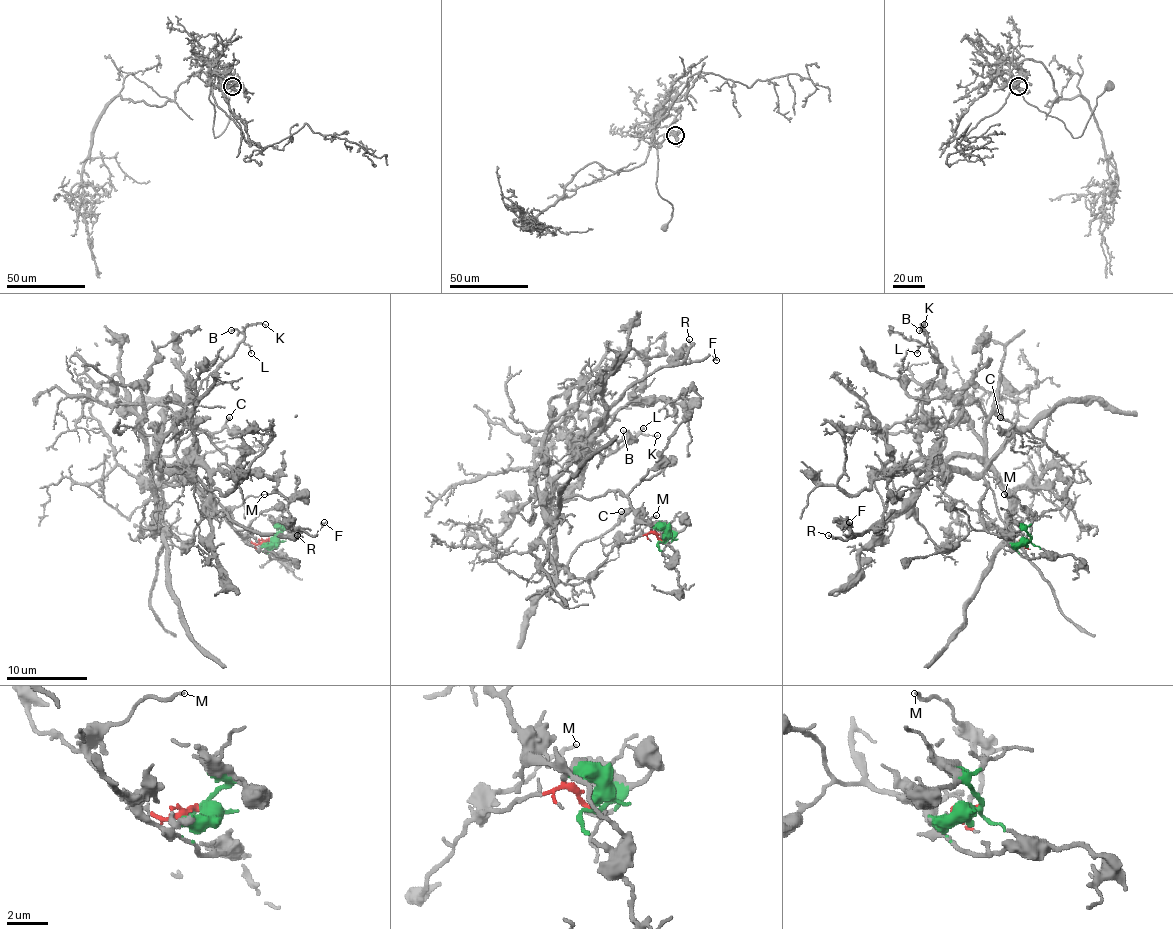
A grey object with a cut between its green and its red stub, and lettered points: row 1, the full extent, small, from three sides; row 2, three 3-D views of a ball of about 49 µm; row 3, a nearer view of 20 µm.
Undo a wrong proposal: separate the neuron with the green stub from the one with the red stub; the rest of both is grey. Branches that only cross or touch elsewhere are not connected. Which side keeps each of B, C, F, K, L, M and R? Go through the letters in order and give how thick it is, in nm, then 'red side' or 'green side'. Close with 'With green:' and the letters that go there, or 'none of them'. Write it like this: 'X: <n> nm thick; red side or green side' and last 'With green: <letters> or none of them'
B: 130 nm thick; red side
C: 200 nm thick; red side
F: 160 nm thick; green side
K: 120 nm thick; red side
L: 130 nm thick; red side
M: 150 nm thick; red side
R: 200 nm thick; green side
With green: F, R

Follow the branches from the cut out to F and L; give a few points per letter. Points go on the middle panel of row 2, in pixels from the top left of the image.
F: (660, 541), (662, 531), (645, 525), (623, 492), (556, 498), (554, 478), (639, 381), (664, 366), (717, 360)
L: (660, 541), (619, 541), (586, 580), (540, 537), (548, 433), (566, 415), (617, 450), (643, 427)

